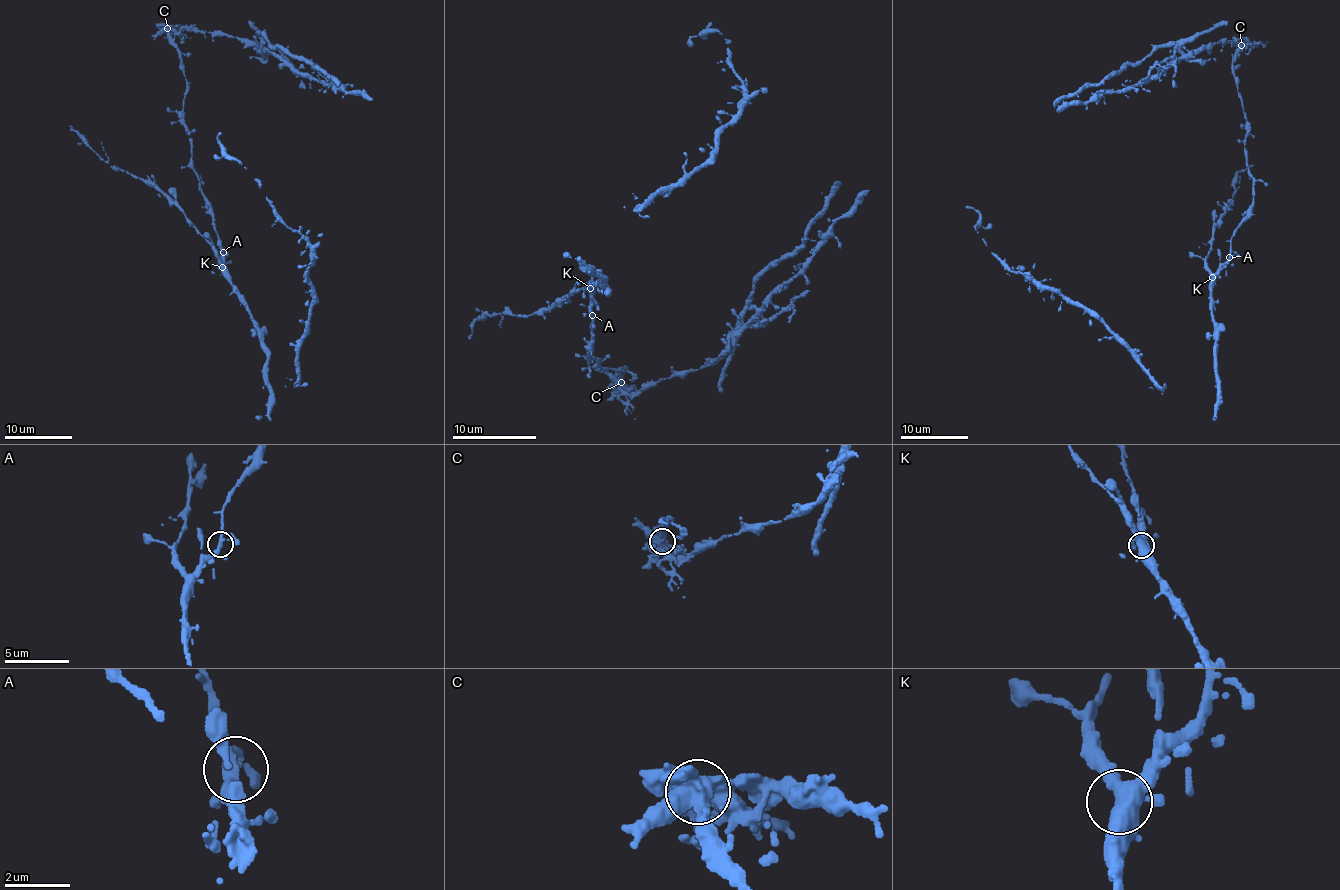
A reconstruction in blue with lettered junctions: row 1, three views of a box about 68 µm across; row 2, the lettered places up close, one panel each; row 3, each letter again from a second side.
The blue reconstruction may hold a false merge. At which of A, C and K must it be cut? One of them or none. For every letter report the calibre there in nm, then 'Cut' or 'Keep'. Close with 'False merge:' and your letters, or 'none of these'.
A: Thickness 280 nm. Keep
C: Thickness 550 nm. Cut
K: Thickness 400 nm. Keep
False merge: C

